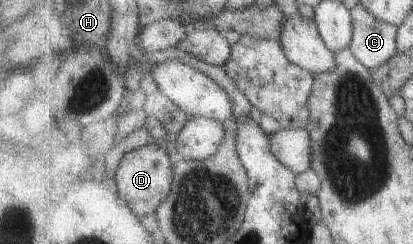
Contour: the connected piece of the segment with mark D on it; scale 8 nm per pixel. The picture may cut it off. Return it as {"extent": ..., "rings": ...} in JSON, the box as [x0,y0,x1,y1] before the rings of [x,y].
{"extent":[117,146,173,217],"rings":[[[145,146],[145,148],[133,150],[123,158],[123,162],[117,170],[117,184],[119,184],[121,196],[125,196],[129,200],[129,204],[133,206],[133,210],[137,210],[137,214],[141,214],[141,216],[146,217],[155,213],[172,190],[173,164],[165,149],[161,146]]]}

